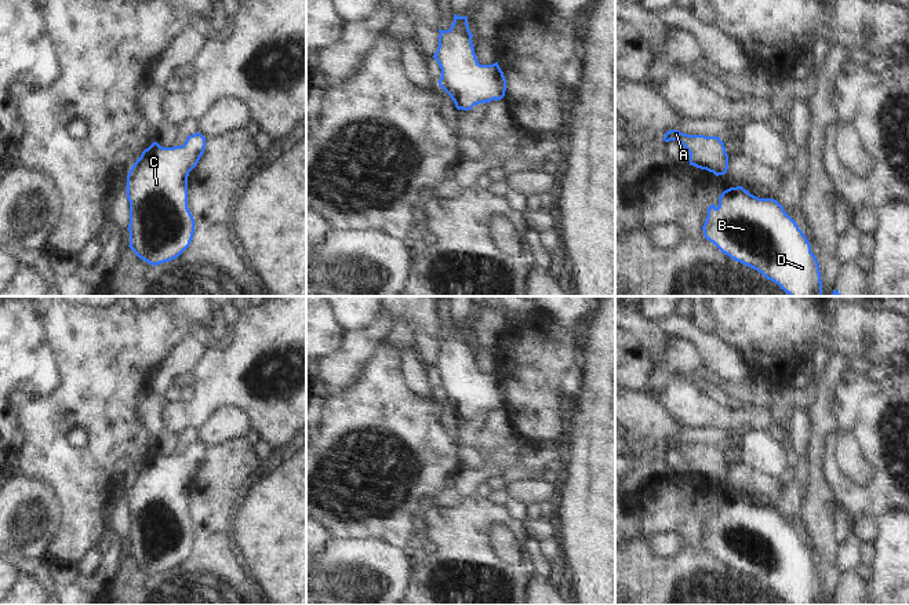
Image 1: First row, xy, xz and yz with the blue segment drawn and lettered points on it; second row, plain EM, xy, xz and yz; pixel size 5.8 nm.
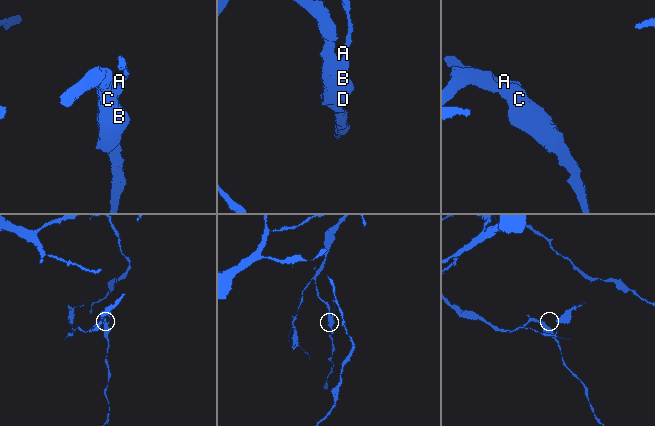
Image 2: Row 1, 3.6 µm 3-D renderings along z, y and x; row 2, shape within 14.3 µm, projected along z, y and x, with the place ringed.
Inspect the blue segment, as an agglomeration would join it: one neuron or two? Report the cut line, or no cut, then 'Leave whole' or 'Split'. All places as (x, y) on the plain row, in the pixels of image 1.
No split. Leave whole.

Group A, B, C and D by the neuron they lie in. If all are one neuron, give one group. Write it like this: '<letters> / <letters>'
A B C D

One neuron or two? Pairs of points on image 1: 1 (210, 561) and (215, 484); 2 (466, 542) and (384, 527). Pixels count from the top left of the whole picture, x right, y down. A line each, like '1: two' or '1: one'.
1: one
2: two

